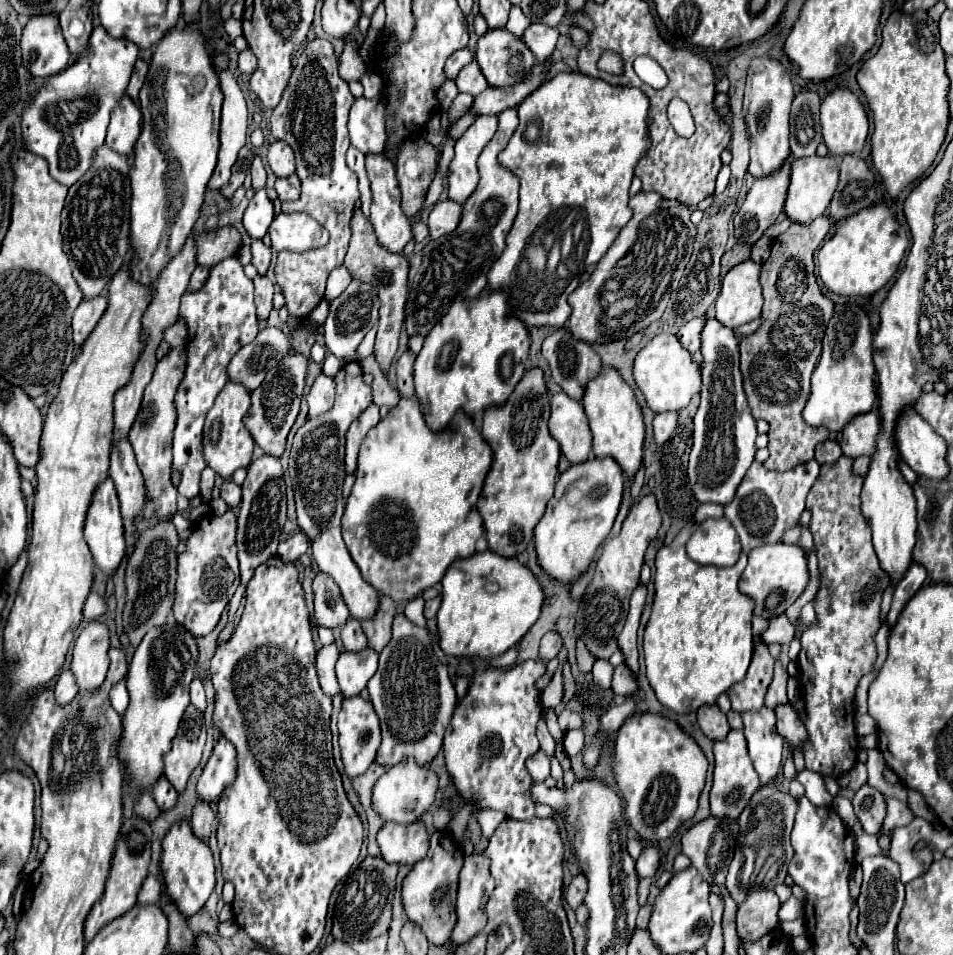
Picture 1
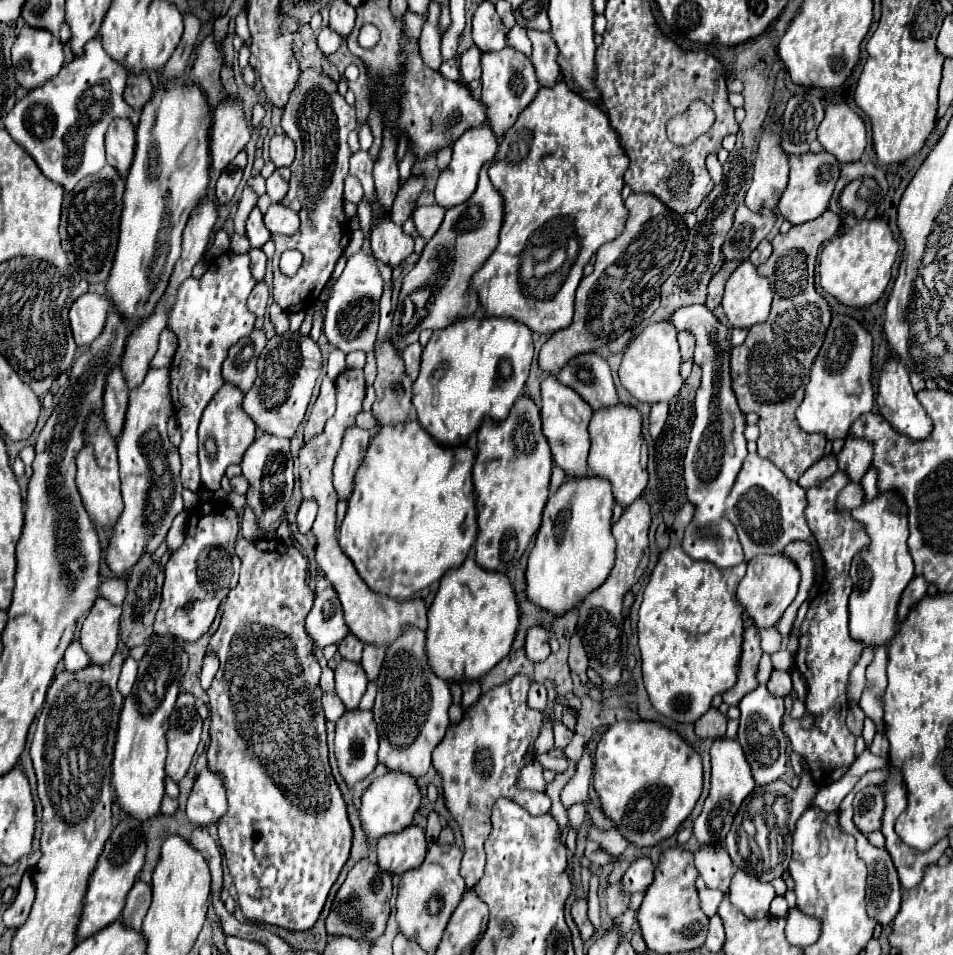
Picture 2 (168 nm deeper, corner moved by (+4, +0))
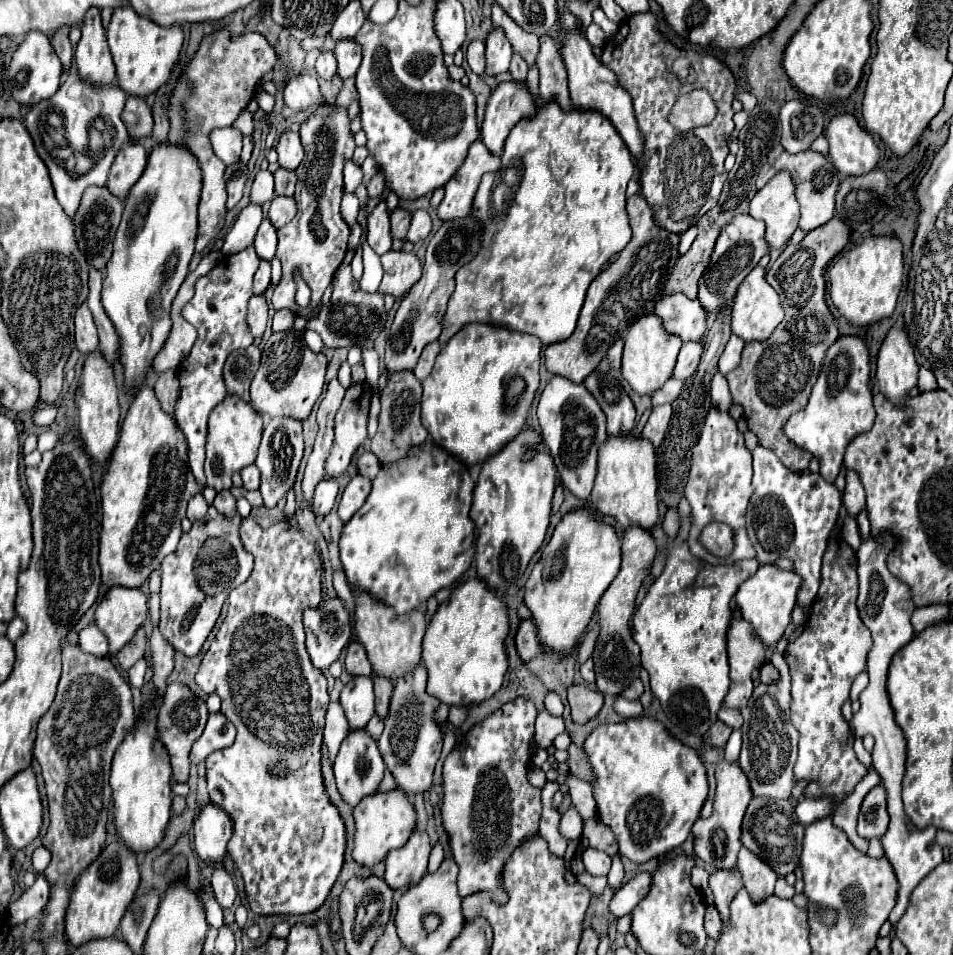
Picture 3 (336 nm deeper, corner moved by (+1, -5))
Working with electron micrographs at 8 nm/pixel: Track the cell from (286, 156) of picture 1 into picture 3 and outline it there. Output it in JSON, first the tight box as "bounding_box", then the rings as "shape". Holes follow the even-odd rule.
{"bounding_box":[276,131,304,171],"shape":[[[292,131],[282,133],[282,137],[276,143],[276,151],[278,151],[280,167],[284,167],[288,171],[294,171],[304,157],[304,149],[300,145],[298,133],[292,133]]]}

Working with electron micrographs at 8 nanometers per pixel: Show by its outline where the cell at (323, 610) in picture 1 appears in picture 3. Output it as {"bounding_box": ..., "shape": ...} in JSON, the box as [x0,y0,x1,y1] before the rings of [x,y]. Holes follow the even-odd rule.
{"bounding_box":[304,597,352,671],"shape":[[[340,597],[324,599],[316,609],[304,611],[304,631],[312,665],[324,671],[338,659],[352,637],[350,611]]]}

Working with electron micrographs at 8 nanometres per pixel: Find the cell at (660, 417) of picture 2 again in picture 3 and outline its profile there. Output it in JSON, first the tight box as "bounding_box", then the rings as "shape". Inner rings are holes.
{"bounding_box":[642,403,672,447],"shape":[[[668,403],[654,407],[652,413],[650,413],[648,423],[646,423],[644,429],[642,429],[642,437],[648,439],[654,447],[660,447],[660,443],[662,443],[662,439],[664,439],[664,433],[666,433],[666,429],[668,429],[670,417],[672,417],[672,407],[670,407]]]}

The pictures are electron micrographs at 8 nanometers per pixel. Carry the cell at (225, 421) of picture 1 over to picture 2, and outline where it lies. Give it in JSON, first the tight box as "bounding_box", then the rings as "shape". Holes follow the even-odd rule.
{"bounding_box":[199,384,255,492],"shape":[[[223,384],[223,388],[213,396],[209,406],[203,412],[199,424],[199,462],[201,462],[201,480],[211,492],[221,488],[221,478],[229,464],[239,464],[243,454],[255,440],[255,422],[241,408],[243,392],[233,384]]]}

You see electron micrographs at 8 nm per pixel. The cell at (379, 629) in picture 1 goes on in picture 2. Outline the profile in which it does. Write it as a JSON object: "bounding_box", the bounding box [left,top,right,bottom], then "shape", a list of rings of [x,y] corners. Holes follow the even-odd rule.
{"bounding_box":[361,644,385,682],"shape":[[[369,644],[365,646],[361,666],[363,666],[363,670],[365,670],[369,682],[375,682],[375,680],[377,680],[379,670],[381,670],[381,666],[383,666],[383,658],[385,658],[385,648],[369,646]]]}

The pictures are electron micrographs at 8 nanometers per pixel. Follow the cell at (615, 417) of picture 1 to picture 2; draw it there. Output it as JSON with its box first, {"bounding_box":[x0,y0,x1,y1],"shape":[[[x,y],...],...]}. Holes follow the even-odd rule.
{"bounding_box":[589,404,647,508],"shape":[[[625,404],[595,410],[589,424],[589,434],[591,434],[589,450],[591,474],[611,482],[615,502],[619,502],[623,508],[631,506],[637,498],[643,496],[643,490],[647,486],[647,444],[641,434],[639,410]]]}

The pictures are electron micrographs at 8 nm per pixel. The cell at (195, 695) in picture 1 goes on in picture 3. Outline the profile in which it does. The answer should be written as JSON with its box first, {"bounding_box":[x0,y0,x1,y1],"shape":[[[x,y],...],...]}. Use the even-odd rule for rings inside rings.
{"bounding_box":[190,711,236,763],"shape":[[[218,711],[218,713],[210,713],[206,729],[202,733],[202,737],[194,743],[192,753],[190,753],[190,761],[192,763],[200,763],[206,759],[206,755],[210,755],[216,749],[224,749],[230,743],[234,743],[236,737],[236,729],[234,725]]]}

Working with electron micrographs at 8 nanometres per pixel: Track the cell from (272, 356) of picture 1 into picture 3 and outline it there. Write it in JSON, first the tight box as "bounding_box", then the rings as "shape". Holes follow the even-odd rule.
{"bounding_box":[224,345,260,401],"shape":[[[256,345],[232,351],[232,355],[226,359],[224,365],[224,383],[230,395],[238,395],[244,401],[250,399],[248,387],[258,371],[258,363],[260,363],[260,349]]]}

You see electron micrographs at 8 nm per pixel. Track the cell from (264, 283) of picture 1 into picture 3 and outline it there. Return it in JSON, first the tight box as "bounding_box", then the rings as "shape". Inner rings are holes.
{"bounding_box":[248,295,268,337],"shape":[[[254,295],[248,303],[248,327],[254,337],[262,337],[266,329],[266,317],[268,317],[266,295]]]}

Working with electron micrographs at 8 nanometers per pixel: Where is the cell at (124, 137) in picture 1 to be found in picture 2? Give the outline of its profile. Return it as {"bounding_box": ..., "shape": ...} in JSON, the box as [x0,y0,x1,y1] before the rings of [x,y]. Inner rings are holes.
{"bounding_box":[105,120,135,174],"shape":[[[113,120],[111,128],[105,136],[107,162],[119,170],[119,174],[127,174],[135,156],[135,126],[129,120]]]}

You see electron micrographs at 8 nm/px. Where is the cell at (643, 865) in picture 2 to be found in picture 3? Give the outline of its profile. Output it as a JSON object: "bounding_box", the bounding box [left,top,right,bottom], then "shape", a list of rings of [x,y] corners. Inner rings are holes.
{"bounding_box":[610,873,652,917],"shape":[[[636,873],[628,883],[624,883],[610,901],[612,915],[622,917],[632,913],[632,909],[640,903],[640,899],[648,895],[650,881],[652,881],[652,873]]]}

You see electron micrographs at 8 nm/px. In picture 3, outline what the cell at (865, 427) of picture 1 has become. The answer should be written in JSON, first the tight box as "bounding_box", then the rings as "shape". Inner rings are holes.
{"bounding_box":[842,471,866,515],"shape":[[[846,471],[846,489],[842,495],[842,503],[850,515],[858,515],[860,509],[866,505],[866,493],[862,481],[858,479],[856,471]]]}

